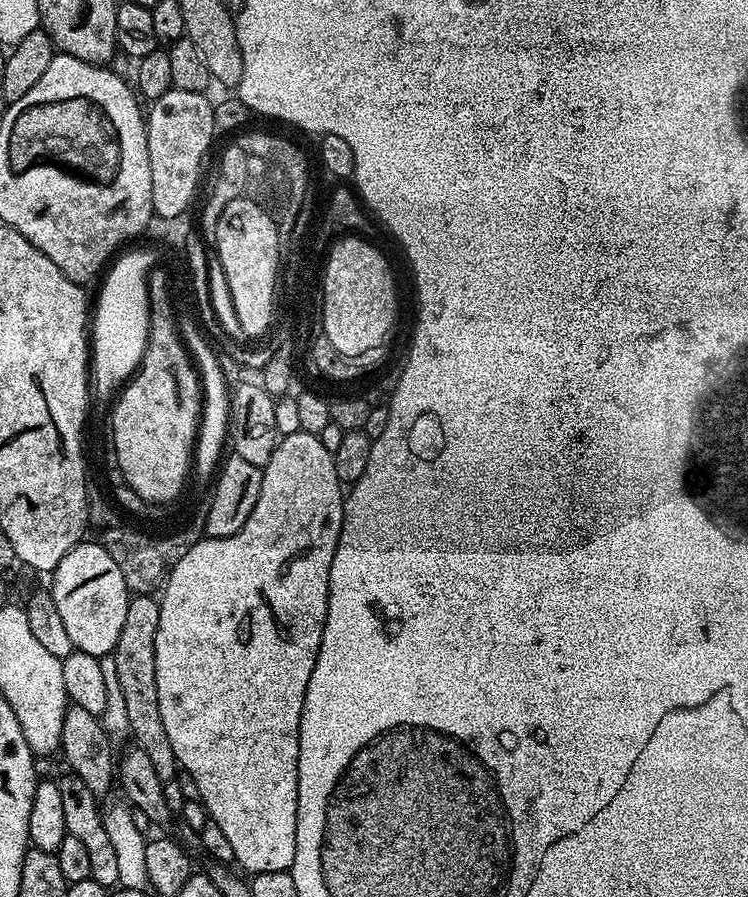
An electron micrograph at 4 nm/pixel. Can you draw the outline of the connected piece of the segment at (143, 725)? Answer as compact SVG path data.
M133 595L126 610L126 623L122 626L122 634L118 634L116 648L112 651L114 666L118 666L118 686L122 686L122 695L126 702L126 718L128 732L133 736L135 747L146 750L154 771L162 781L175 780L178 771L174 746L170 746L170 738L166 738L166 726L162 726L162 713L158 711L158 686L156 685L156 667L154 666L154 642L158 638L158 614L160 602L155 595Z

